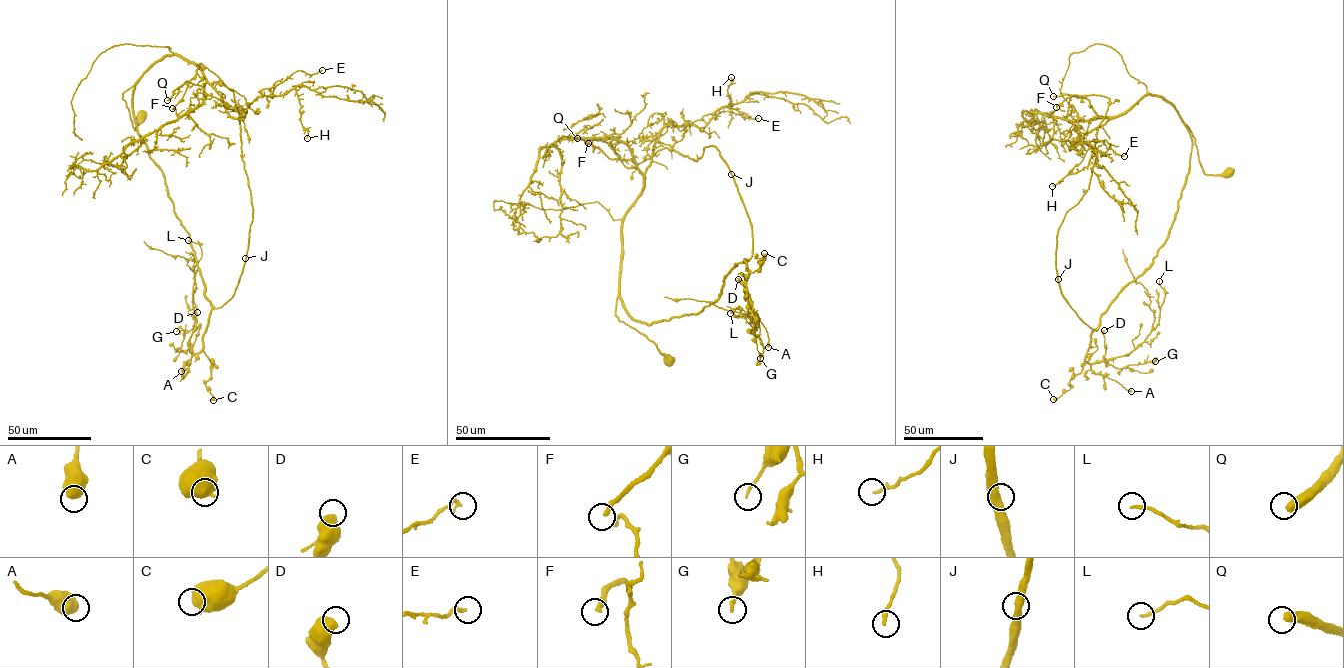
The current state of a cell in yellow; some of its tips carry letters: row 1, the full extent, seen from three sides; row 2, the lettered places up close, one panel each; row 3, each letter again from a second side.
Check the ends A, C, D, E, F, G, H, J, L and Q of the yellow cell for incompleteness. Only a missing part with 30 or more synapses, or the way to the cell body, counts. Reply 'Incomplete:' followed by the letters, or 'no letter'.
Incomplete: F, Q

